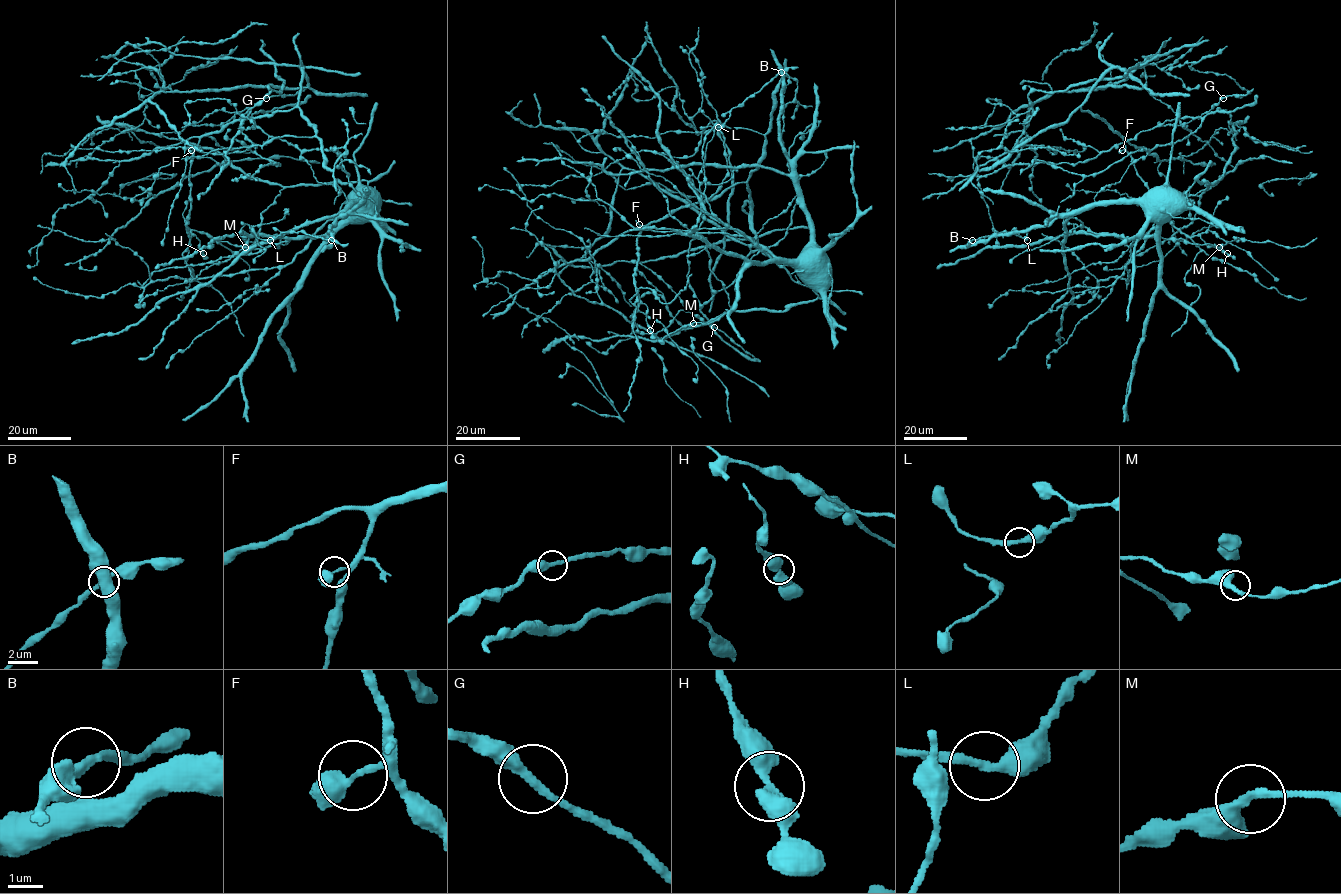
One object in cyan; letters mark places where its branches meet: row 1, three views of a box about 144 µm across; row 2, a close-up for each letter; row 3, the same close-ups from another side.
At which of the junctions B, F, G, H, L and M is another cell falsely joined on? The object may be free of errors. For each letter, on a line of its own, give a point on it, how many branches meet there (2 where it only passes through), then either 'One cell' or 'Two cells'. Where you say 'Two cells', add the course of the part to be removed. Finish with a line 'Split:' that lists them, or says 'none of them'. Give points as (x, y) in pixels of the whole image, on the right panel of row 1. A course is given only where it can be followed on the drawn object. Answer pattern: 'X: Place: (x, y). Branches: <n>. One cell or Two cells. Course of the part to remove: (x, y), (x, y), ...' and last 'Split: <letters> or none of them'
B: Place: (972, 240). Branches: 2. One cell
F: Place: (1122, 150). Branches: 2. One cell
G: Place: (1223, 98). Branches: 2. One cell
H: Place: (1227, 253). Branches: 2. One cell
L: Place: (1027, 240). Branches: 2. One cell
M: Place: (1219, 247). Branches: 2. One cell
Split: none of them

